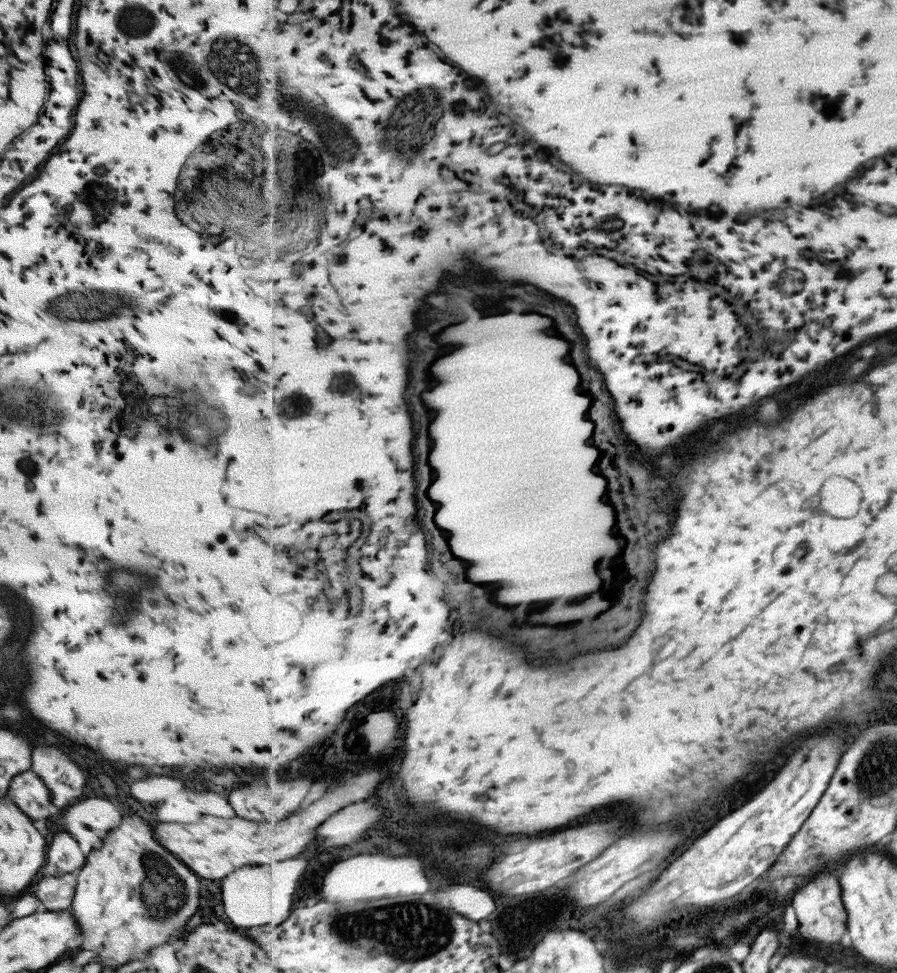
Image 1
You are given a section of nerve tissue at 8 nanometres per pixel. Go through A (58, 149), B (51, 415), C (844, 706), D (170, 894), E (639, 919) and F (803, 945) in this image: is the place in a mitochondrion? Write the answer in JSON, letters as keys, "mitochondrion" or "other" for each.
{"A":"other","B":"mitochondrion","C":"other","D":"mitochondrion","E":"other","F":"other"}

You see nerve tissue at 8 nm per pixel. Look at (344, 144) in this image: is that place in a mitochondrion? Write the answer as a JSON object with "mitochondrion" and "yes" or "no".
{"mitochondrion":"yes"}

